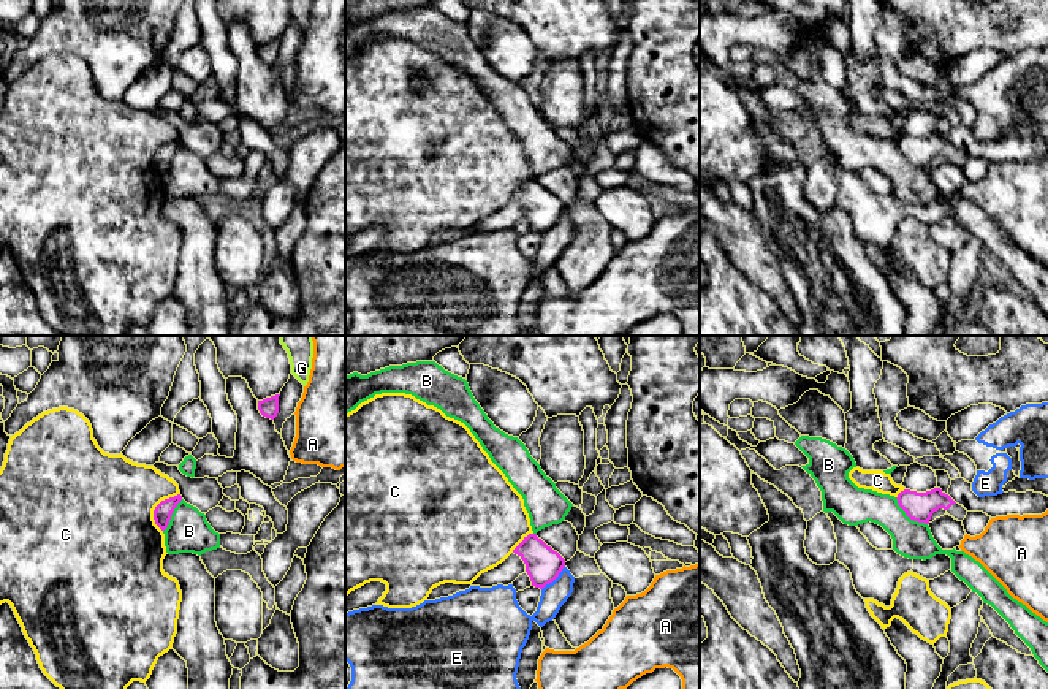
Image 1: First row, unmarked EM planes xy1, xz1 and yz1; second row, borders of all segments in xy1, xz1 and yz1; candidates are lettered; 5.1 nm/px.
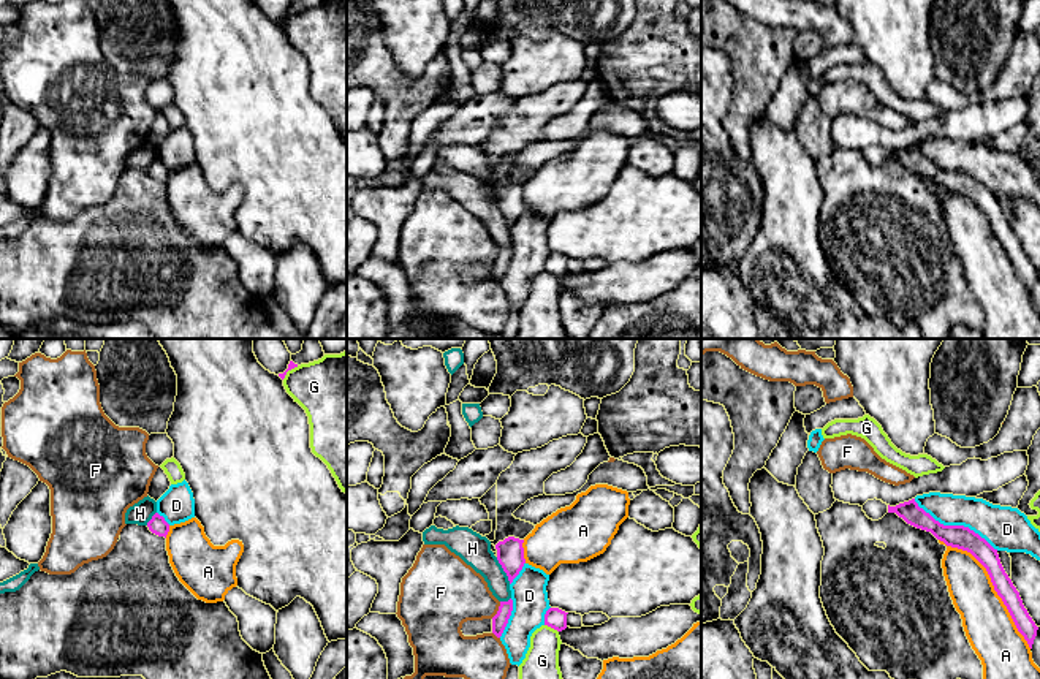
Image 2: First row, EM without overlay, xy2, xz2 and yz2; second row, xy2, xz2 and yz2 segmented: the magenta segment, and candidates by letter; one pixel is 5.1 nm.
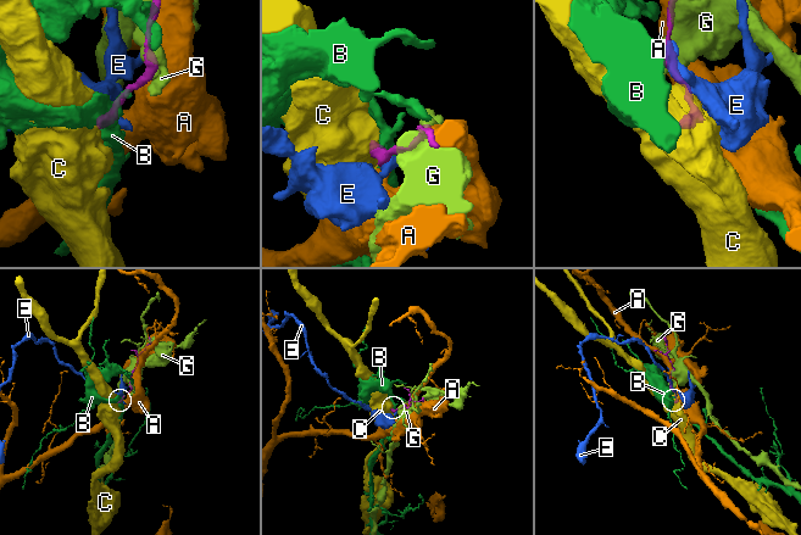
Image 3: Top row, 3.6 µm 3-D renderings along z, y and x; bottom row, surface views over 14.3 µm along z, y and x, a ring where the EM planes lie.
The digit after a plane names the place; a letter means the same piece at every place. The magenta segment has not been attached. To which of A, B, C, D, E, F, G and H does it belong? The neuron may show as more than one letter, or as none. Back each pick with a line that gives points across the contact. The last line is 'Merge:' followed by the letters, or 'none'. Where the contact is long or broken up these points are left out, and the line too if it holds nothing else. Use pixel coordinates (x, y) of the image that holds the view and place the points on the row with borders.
Merge: none

